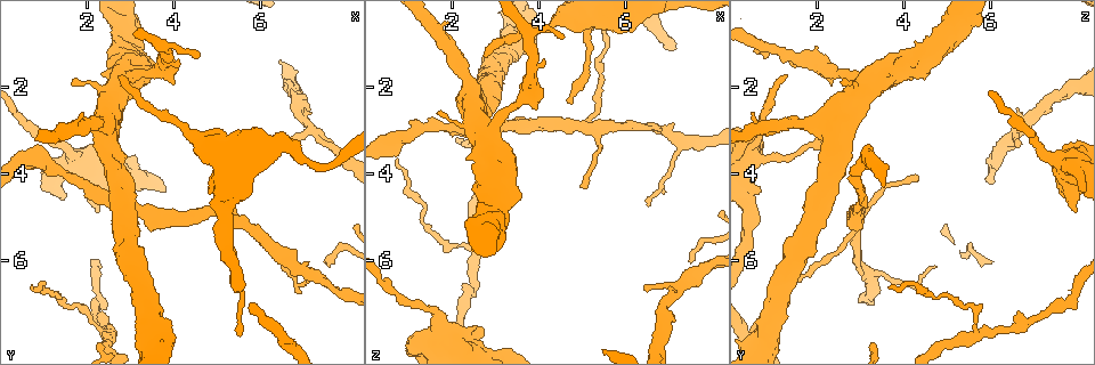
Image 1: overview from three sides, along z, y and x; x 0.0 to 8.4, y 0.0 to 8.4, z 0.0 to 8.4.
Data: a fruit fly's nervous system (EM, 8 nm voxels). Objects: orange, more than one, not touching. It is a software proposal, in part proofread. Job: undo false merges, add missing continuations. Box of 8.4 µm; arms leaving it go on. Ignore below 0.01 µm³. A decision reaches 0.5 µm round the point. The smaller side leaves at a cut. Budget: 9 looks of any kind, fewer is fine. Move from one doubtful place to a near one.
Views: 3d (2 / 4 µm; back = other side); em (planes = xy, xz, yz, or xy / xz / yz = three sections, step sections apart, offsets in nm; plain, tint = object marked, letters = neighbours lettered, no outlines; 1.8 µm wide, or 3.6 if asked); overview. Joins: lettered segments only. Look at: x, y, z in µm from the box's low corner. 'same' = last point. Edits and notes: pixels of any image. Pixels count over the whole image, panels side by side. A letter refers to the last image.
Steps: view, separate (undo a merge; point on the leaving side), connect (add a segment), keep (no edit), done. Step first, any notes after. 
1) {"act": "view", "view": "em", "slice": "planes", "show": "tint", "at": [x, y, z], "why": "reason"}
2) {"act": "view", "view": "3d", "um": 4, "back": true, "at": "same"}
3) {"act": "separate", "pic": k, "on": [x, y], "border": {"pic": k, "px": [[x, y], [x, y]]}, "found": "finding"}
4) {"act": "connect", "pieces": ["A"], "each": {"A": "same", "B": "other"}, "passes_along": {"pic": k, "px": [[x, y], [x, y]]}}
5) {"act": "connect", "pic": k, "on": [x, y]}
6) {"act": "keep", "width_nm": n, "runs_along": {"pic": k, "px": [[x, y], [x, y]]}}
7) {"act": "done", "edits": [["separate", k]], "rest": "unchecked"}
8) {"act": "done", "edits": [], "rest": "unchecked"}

{"act": "view", "view": "3d", "um": 2, "back": true, "at": [4.60, 1.35, 0.90], "why": "tapers out"}

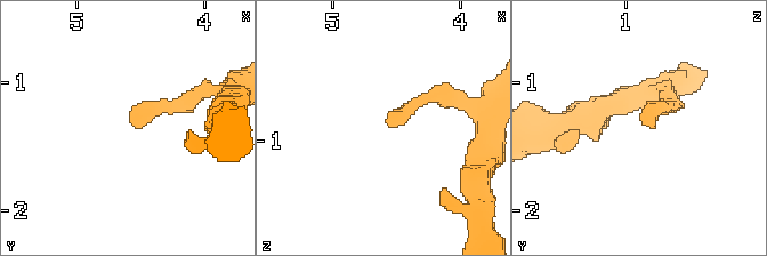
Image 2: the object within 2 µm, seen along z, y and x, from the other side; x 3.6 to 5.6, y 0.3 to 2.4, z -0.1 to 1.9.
{"act": "view", "view": "em", "slice": "yz", "step": 16, "show": "letters", "at": [4.58, 1.32, 0.84], "why": "shape alone is not enough"}

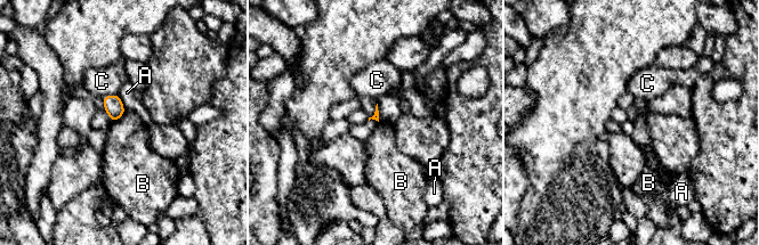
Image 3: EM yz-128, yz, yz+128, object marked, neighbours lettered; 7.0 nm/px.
{"act": "keep", "each": {"A": "other", "B": "other", "C": "other"}, "border": {"pic": 3, "px": [[126, 109], [120, 117], [111, 122]]}, "found": "no lettered segment goes on from it"}

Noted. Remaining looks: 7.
{"act": "view", "view": "em", "slice": "xz", "step": 8, "show": "letters", "at": [2.80, 1.70, 1.25], "why": "thin end"}

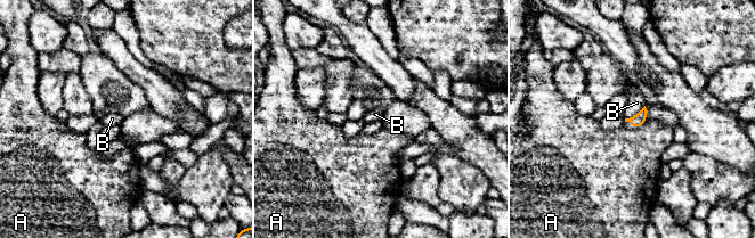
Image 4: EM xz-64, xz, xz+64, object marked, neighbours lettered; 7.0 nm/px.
{"act": "view", "view": "em", "slice": "xy", "step": 16, "show": "letters", "at": "same"}

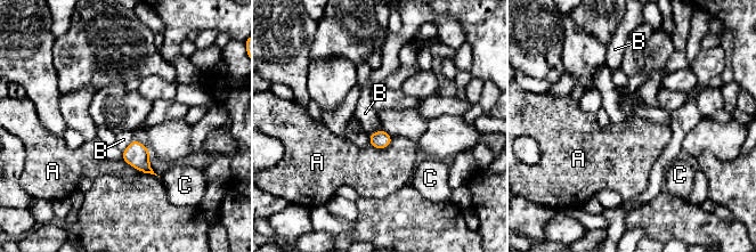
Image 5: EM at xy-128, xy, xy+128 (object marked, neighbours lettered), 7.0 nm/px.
{"act": "keep", "longest_contact_nm": ["A", 180], "each": {"A": "other", "B": "other", "C": "other"}, "border": {"pic": 5, "px": [[133, 139], [122, 152]]}, "found": "none of them fits"}

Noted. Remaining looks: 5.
{"act": "view", "view": "3d", "um": 4, "at": [7.20, 6.30, 3.25]}

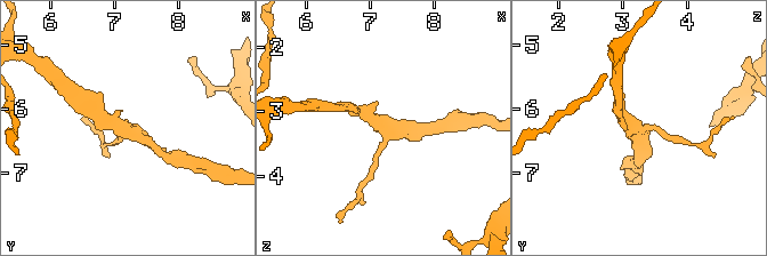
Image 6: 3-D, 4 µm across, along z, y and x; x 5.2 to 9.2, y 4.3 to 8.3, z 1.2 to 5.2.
{"act": "view", "view": "em", "slice": "planes", "show": "tint", "at": [7.25, 6.35, 3.20], "arms": 3}

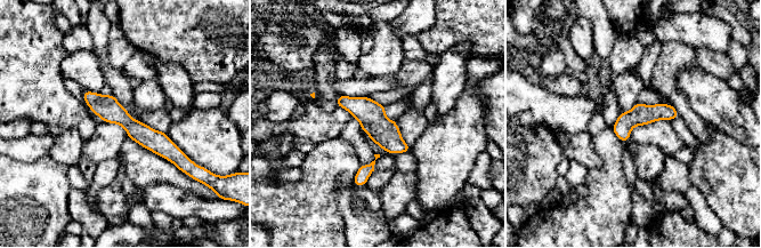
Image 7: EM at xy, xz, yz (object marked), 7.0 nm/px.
{"act": "view", "view": "em", "slice": "planes", "show": "letters", "at": "same", "why": "what lies round it"}

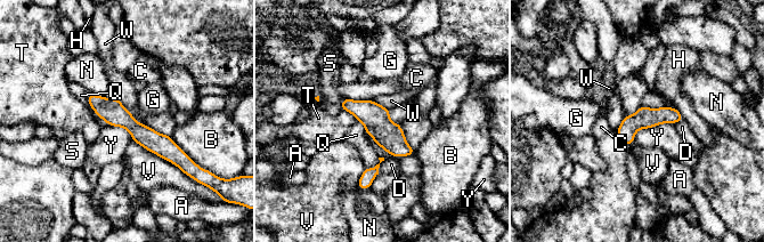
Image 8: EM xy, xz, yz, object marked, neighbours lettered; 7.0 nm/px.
{"act": "keep", "width_nm": 160, "longest_contact_nm": ["V", 460], "each": {"A": "other", "B": "other", "C": "other", "D": "other", "G": "other", "H": "other", "N": "other", "Q": "other", "S": "other", "T": "other", "V": "other", "W": "other", "Y": "other"}, "found": "continuous, no second neuron"}

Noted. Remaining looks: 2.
{"act": "done", "edits": [], "rest": "unchecked"}

